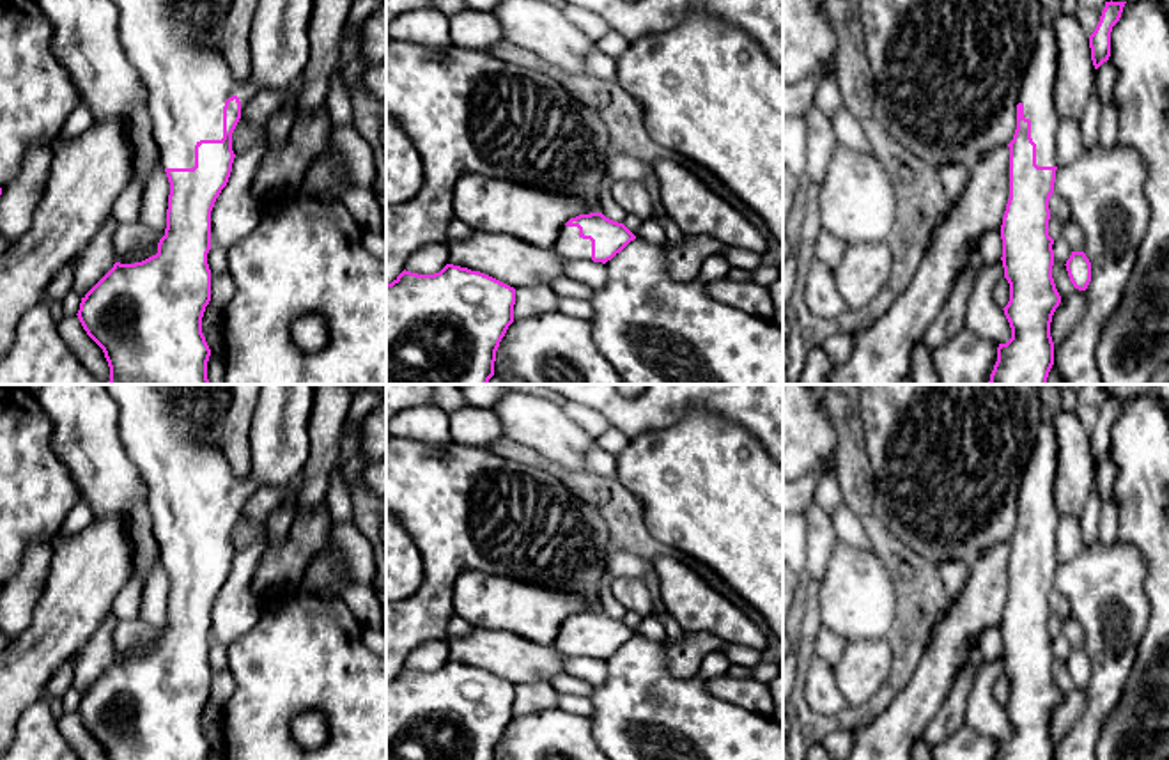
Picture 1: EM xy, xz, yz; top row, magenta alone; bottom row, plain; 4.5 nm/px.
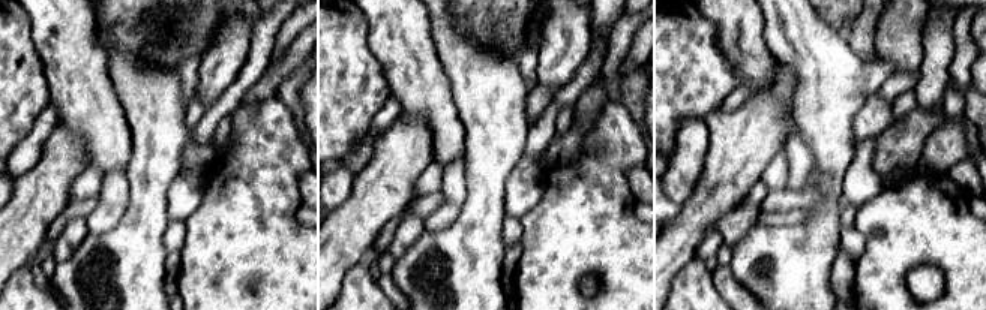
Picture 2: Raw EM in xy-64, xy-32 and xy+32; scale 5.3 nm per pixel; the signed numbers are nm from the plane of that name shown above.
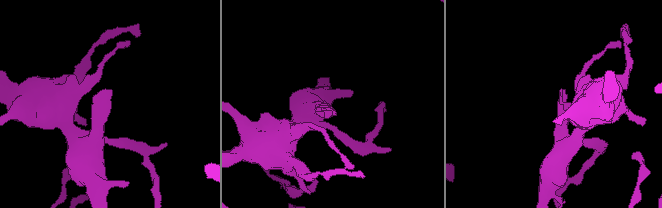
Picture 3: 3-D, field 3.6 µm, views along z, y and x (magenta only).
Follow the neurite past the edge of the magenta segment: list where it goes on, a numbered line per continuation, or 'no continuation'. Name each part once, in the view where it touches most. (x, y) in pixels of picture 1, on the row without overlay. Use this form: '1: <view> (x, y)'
1: xy (186, 475)

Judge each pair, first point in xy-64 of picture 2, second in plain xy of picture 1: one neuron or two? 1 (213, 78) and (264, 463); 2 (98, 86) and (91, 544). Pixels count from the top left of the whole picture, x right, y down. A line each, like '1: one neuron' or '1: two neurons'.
1: one neuron
2: two neurons

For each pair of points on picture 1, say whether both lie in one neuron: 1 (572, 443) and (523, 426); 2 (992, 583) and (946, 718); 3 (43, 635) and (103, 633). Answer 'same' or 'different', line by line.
1: same
2: different
3: different

